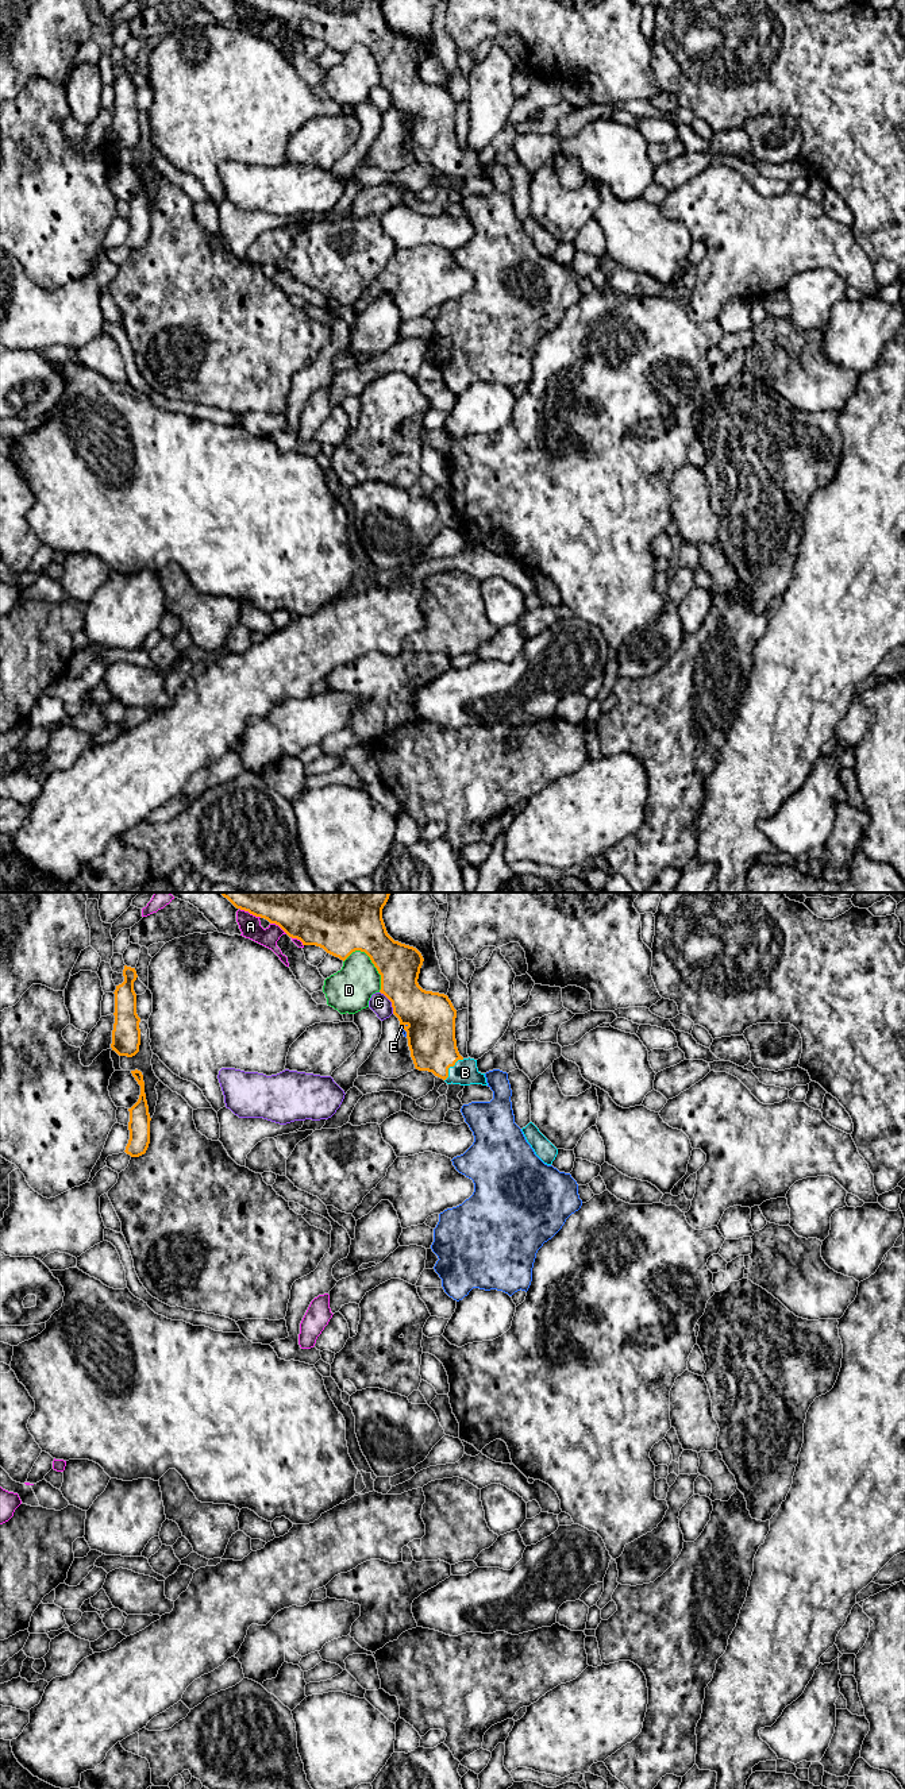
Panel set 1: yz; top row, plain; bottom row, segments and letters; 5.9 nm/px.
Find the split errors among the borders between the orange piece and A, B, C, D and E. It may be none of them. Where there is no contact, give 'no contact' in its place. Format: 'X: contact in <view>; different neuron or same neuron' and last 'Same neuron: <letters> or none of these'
A: contact in yz; different neuron
B: contact in yz; same neuron
C: contact in yz; different neuron
D: contact in yz; different neuron
E: contact in yz; different neuron
Same neuron: B

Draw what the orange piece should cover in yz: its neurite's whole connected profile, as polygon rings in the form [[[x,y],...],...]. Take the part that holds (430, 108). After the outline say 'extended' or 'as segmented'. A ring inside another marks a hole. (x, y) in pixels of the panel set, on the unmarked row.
[[[236,0],[255,9],[267,12],[270,16],[278,18],[289,30],[297,31],[303,38],[316,38],[323,41],[327,46],[346,53],[353,45],[365,45],[378,66],[381,68],[381,82],[393,100],[393,107],[398,111],[400,117],[404,119],[408,131],[408,139],[415,161],[419,163],[432,165],[435,169],[443,171],[447,177],[482,177],[488,178],[485,166],[477,161],[477,153],[463,151],[457,140],[455,132],[455,111],[457,103],[447,88],[425,84],[419,76],[419,66],[423,58],[421,46],[409,38],[394,34],[386,24],[382,1],[384,0]]] | extended

